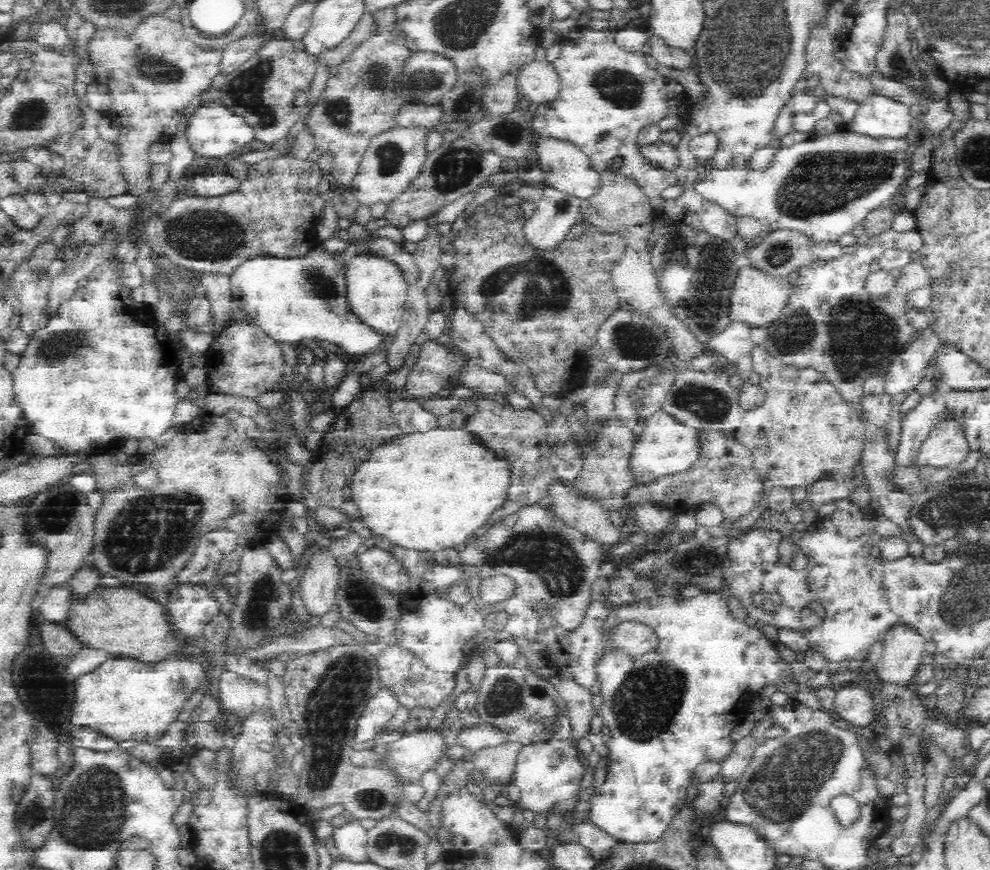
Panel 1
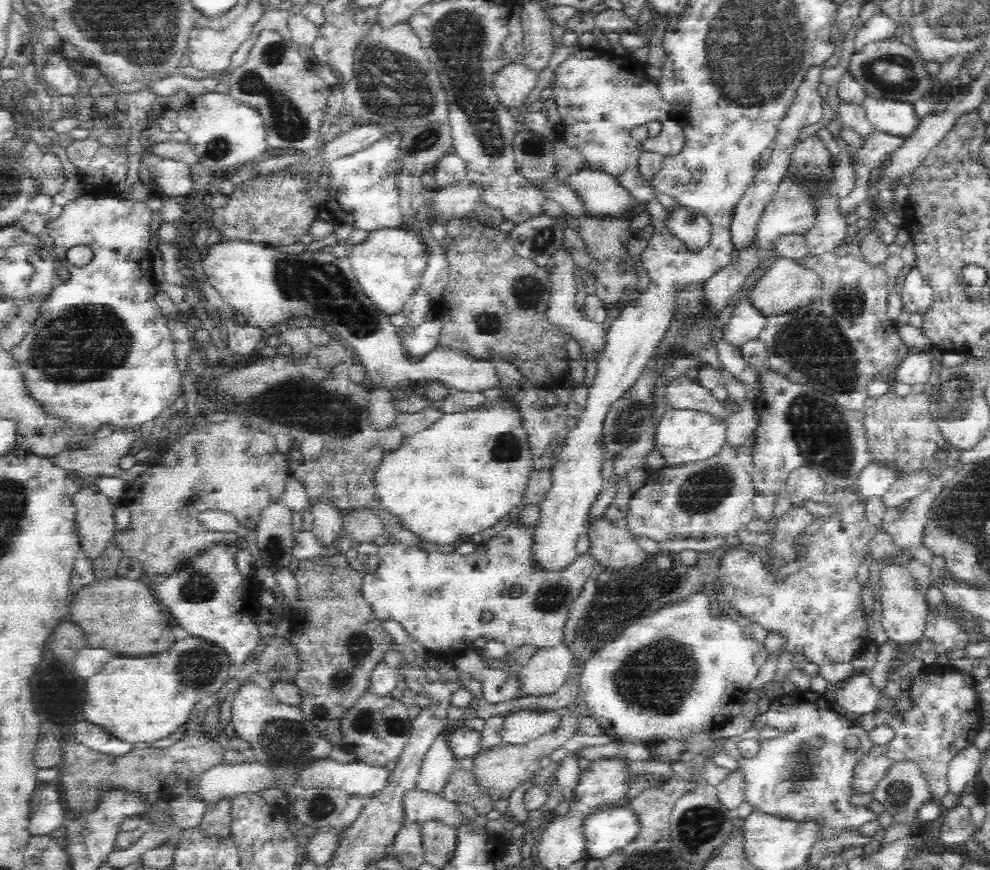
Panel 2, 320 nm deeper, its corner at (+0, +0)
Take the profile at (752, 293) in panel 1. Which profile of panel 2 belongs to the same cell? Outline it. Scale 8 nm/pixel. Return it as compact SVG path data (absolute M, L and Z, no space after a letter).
M773 258L770 266L764 268L756 279L752 290L745 293L752 306L762 313L762 316L778 316L802 308L816 300L822 294L821 279L810 268L799 265L794 260Z

